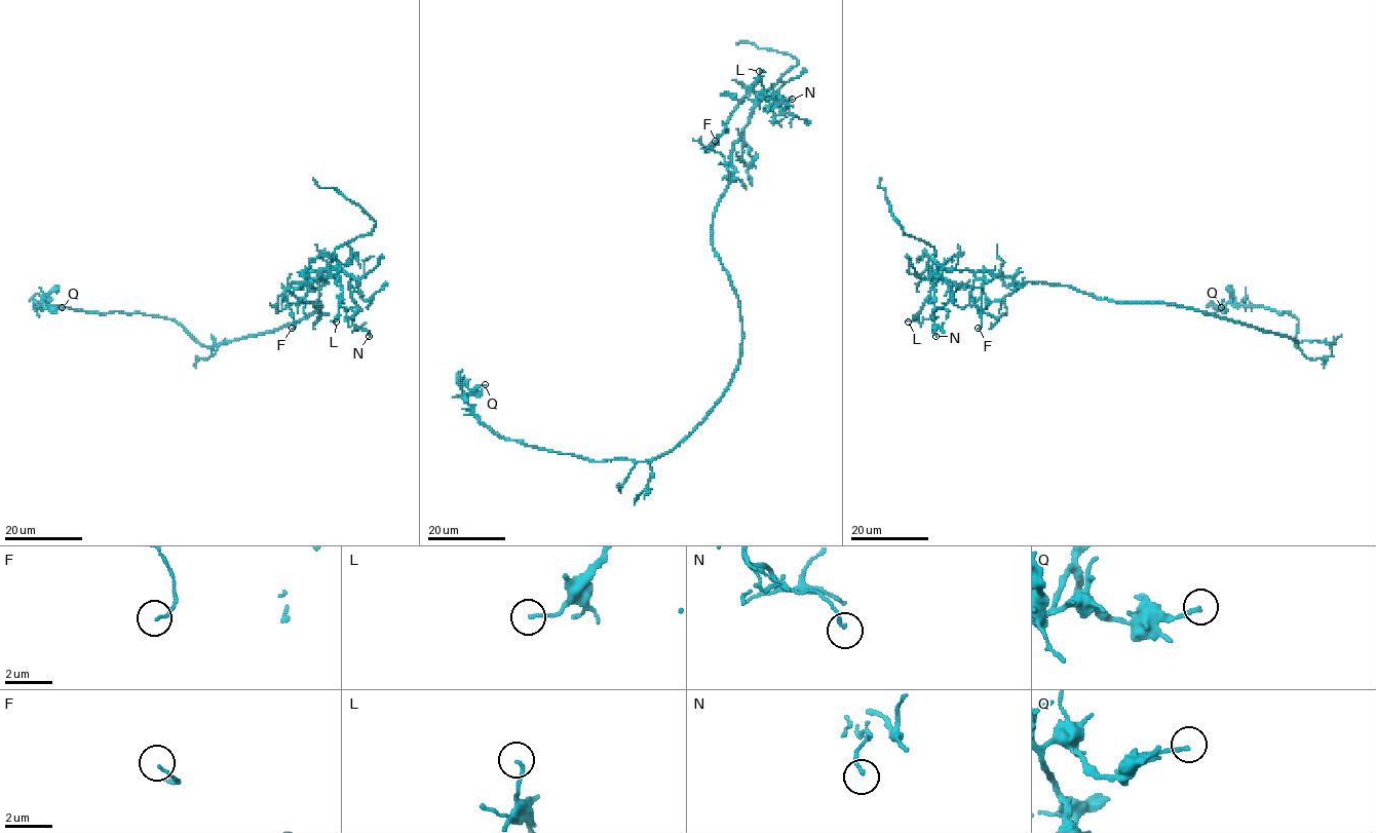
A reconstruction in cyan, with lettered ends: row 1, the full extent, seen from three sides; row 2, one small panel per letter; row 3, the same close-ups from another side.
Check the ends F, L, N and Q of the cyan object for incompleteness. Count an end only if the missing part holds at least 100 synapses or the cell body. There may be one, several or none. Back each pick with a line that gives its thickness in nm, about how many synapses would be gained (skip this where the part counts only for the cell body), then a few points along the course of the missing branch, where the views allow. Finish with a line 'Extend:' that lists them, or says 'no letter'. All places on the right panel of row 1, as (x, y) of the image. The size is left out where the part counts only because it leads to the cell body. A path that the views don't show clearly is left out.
Extend: no letter

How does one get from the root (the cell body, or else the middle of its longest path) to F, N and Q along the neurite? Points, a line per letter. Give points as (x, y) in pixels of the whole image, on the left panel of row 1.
F: (319, 304), (289, 286), (310, 285), (307, 273), (334, 269), (335, 260), (285, 291), (292, 328)
N: (319, 304), (297, 298), (289, 286), (310, 285), (310, 270), (341, 268), (356, 305), (352, 325), (369, 336)
Q: (319, 304), (301, 320), (211, 346), (160, 316), (62, 307)

